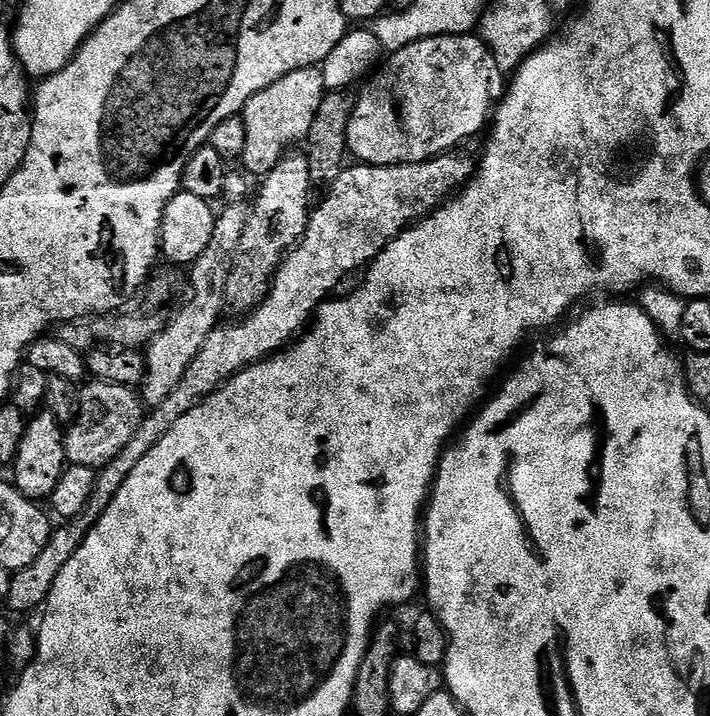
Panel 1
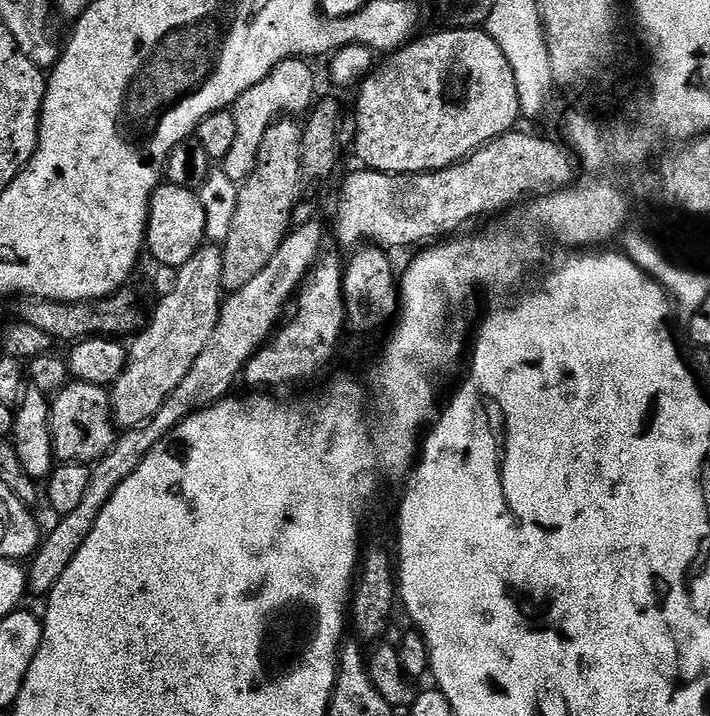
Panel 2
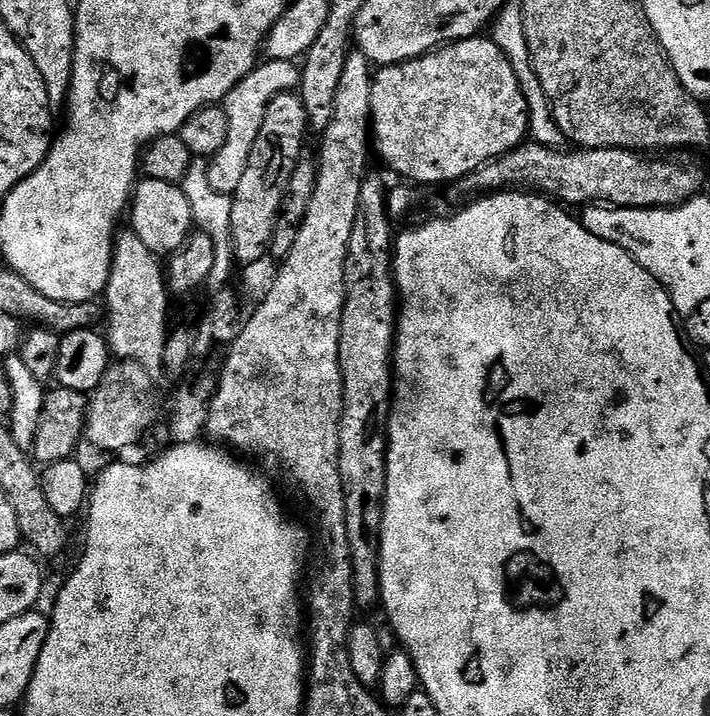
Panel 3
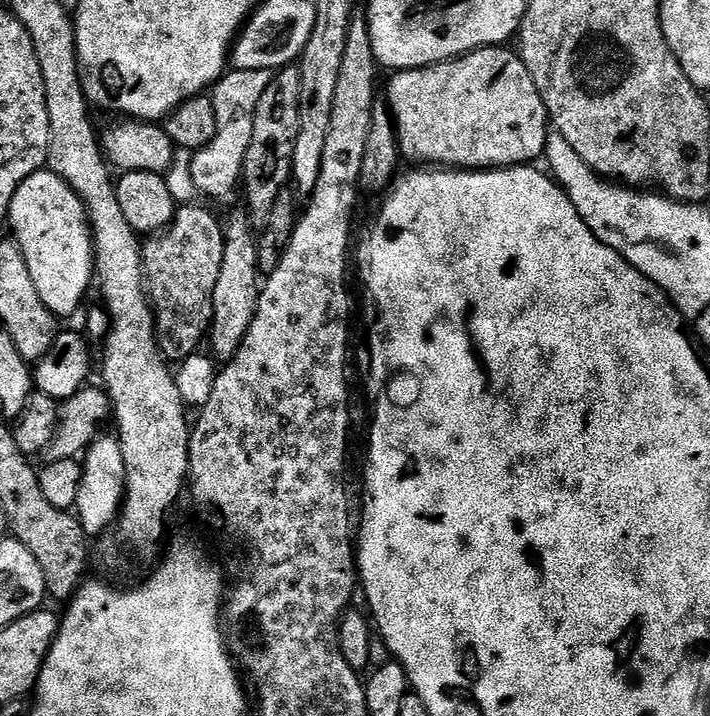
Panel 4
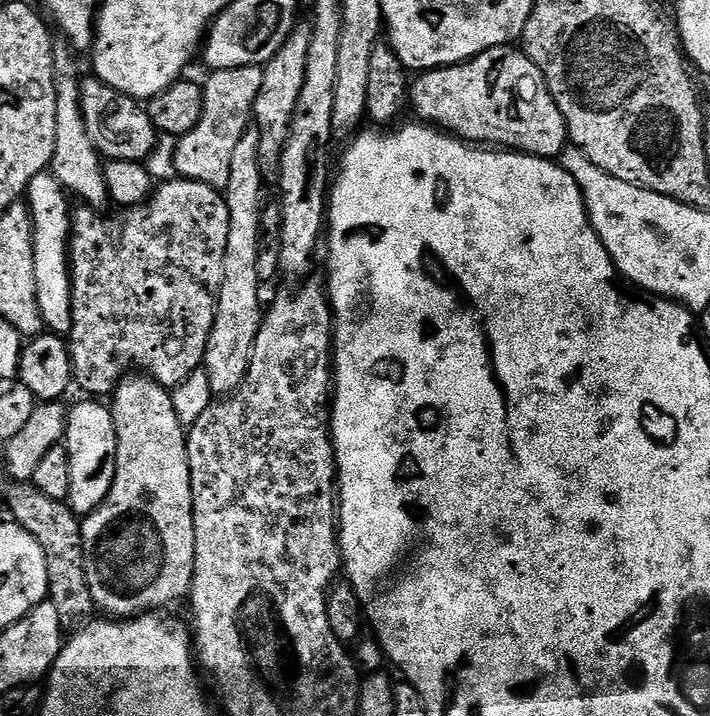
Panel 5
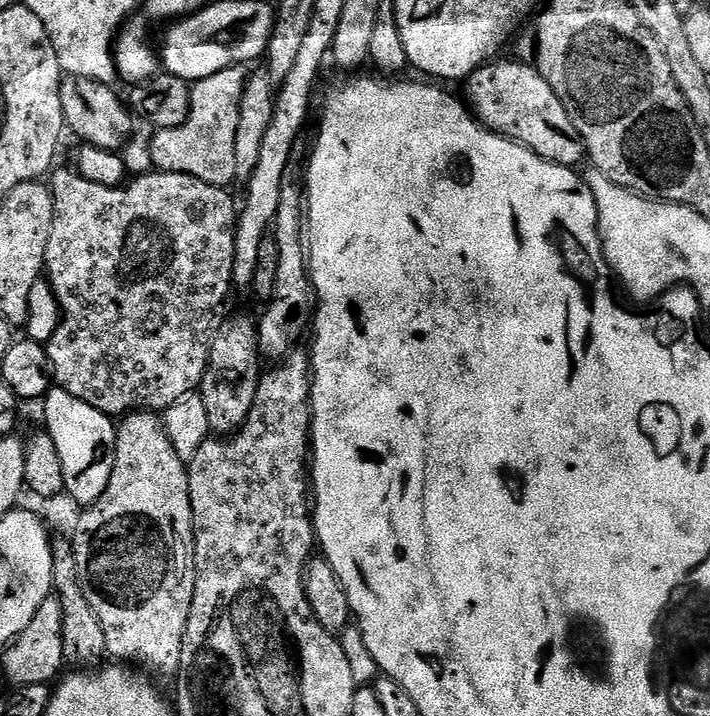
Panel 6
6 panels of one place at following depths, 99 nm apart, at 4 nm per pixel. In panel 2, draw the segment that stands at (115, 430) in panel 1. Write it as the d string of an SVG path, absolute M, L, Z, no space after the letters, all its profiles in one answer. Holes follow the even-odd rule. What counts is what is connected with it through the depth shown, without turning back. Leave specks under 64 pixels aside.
M73 379L61 392L51 397L50 403L52 405L52 445L56 451L57 461L95 462L101 460L114 446L118 428L112 419L112 398L107 387Z

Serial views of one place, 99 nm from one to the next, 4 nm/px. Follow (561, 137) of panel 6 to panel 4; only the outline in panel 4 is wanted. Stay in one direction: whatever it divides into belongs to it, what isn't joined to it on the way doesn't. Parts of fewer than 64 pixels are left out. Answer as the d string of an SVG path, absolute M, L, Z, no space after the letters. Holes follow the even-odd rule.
M489 46L440 64L397 71L388 84L386 99L396 123L401 157L408 159L409 156L416 160L412 162L425 162L430 166L453 166L458 170L511 168L539 161L550 131L548 108L519 51L510 49Z

